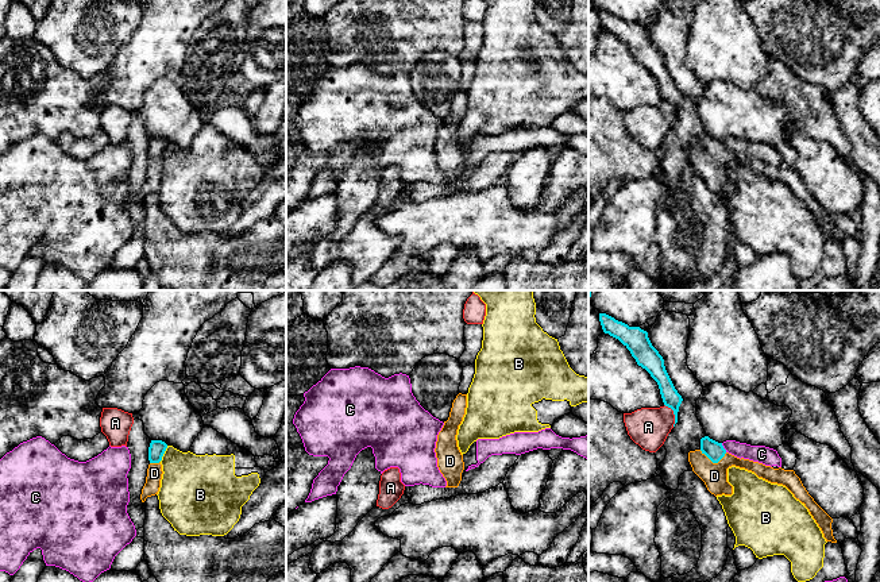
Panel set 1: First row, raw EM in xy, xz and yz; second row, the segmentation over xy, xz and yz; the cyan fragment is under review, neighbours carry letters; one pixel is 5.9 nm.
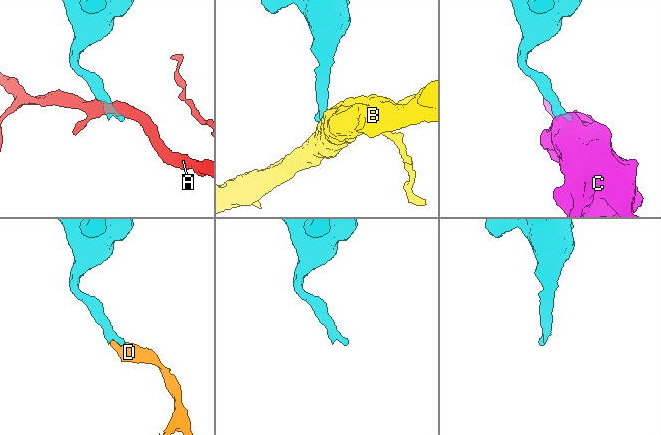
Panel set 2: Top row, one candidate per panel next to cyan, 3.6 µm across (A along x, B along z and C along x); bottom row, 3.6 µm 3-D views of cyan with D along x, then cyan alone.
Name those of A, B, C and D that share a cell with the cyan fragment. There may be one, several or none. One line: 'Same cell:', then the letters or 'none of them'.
Same cell: D

